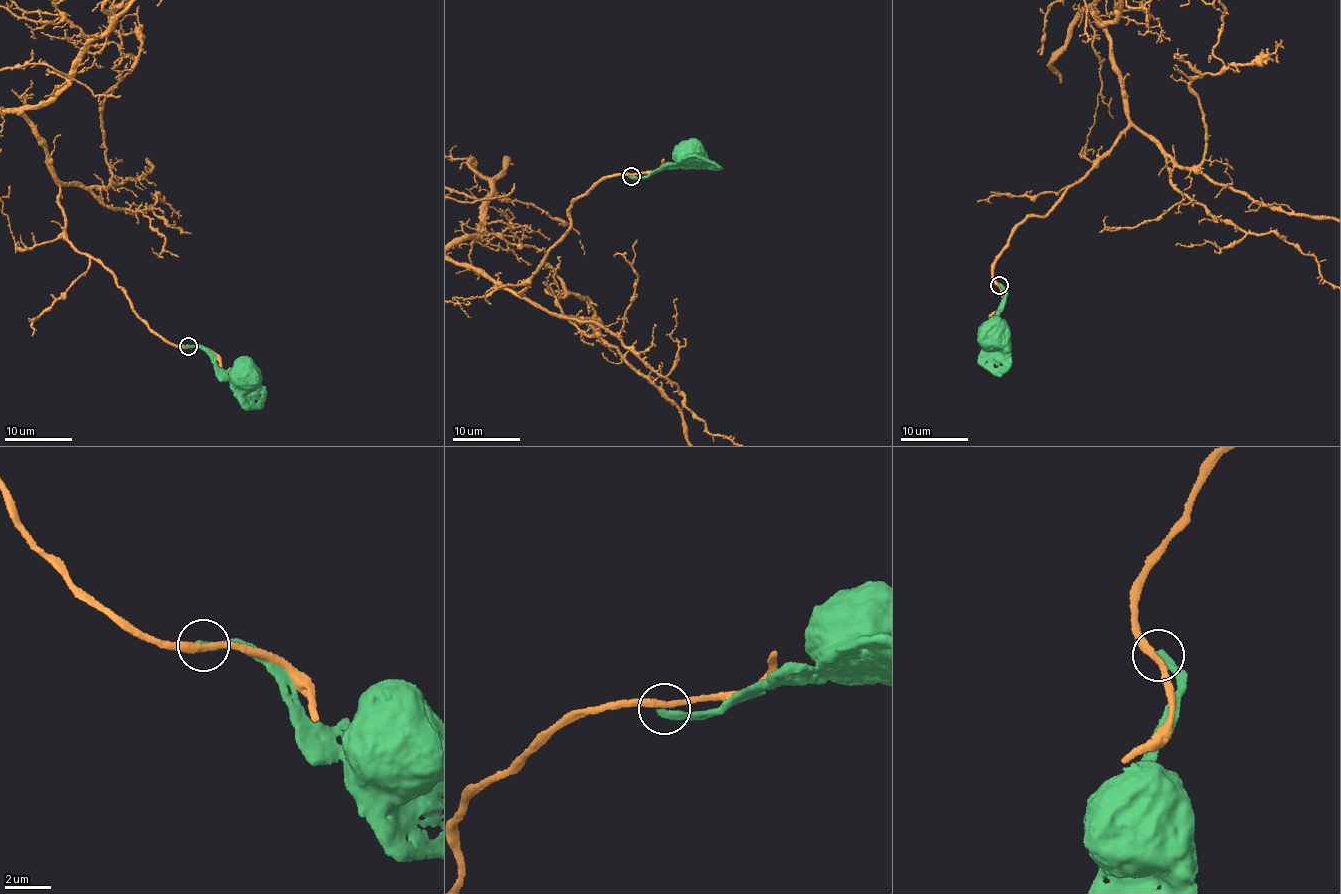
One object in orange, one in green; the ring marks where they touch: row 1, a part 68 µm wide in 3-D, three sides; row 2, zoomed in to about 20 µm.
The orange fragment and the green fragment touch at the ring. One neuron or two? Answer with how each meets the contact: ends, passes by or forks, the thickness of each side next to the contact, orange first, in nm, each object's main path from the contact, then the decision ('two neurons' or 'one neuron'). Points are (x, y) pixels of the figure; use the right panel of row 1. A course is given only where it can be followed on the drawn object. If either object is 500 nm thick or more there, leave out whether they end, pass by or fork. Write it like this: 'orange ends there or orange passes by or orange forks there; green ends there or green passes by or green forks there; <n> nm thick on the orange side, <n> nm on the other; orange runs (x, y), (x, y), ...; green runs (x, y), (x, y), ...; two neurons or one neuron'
orange passes by; green ends there; 300 nm thick on the orange side, 320 nm on the other; green runs (999, 284), (1005, 292), (998, 327), (992, 334); two neurons

